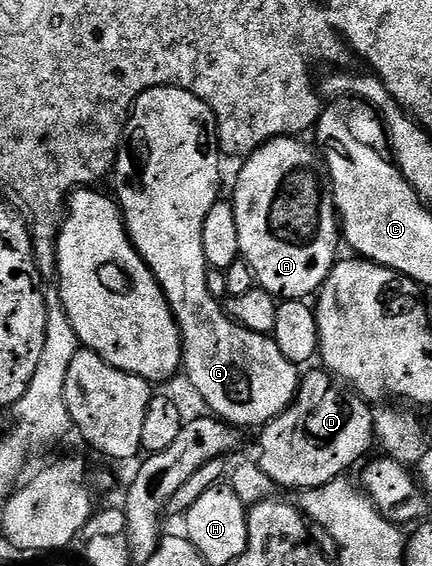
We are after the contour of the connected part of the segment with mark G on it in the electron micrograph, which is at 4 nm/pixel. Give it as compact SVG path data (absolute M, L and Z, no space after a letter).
M151 88L146 90L132 105L132 111L128 118L128 123L124 125L124 138L120 141L120 149L116 151L116 162L114 165L114 177L116 176L115 199L118 201L120 210L124 214L124 227L128 230L128 237L132 240L132 245L138 250L138 254L150 266L154 278L162 286L162 290L168 299L170 310L176 319L176 325L180 327L180 344L184 348L184 358L182 361L183 375L188 375L188 380L192 383L192 388L204 399L204 404L211 415L221 419L225 424L231 424L237 429L252 428L269 424L275 416L281 416L292 404L292 399L296 396L296 391L300 389L302 379L297 365L285 358L282 350L278 350L276 341L271 335L263 336L254 330L246 330L242 325L236 323L224 310L223 303L212 297L207 290L207 274L210 271L206 262L206 250L202 250L202 226L206 226L206 214L218 202L216 196L220 192L220 160L222 153L218 147L218 137L216 135L216 119L212 117L212 111L194 94L190 94L181 88Z

